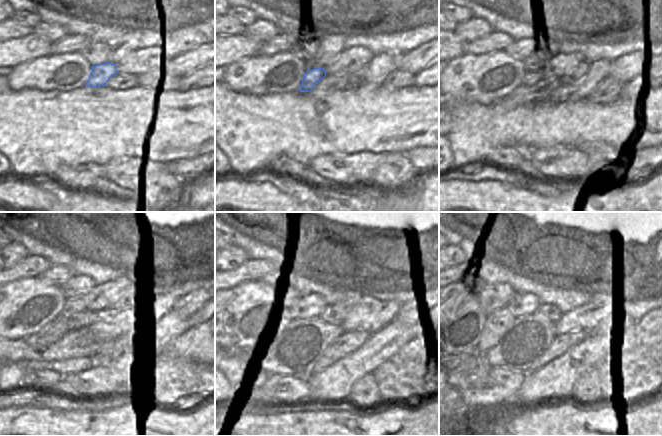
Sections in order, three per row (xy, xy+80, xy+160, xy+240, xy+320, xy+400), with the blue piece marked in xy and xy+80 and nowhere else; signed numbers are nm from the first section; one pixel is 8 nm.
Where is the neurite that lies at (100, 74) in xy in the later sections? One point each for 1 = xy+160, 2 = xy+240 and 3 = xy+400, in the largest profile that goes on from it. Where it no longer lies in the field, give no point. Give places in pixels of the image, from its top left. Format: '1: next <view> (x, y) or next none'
1: next xy+160 (530, 78)
2: next xy+240 (74, 305)
3: next xy+400 (499, 322)

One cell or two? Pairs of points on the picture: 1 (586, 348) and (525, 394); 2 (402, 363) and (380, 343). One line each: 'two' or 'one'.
1: one
2: two

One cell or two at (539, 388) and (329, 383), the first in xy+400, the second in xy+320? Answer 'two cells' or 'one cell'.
one cell

